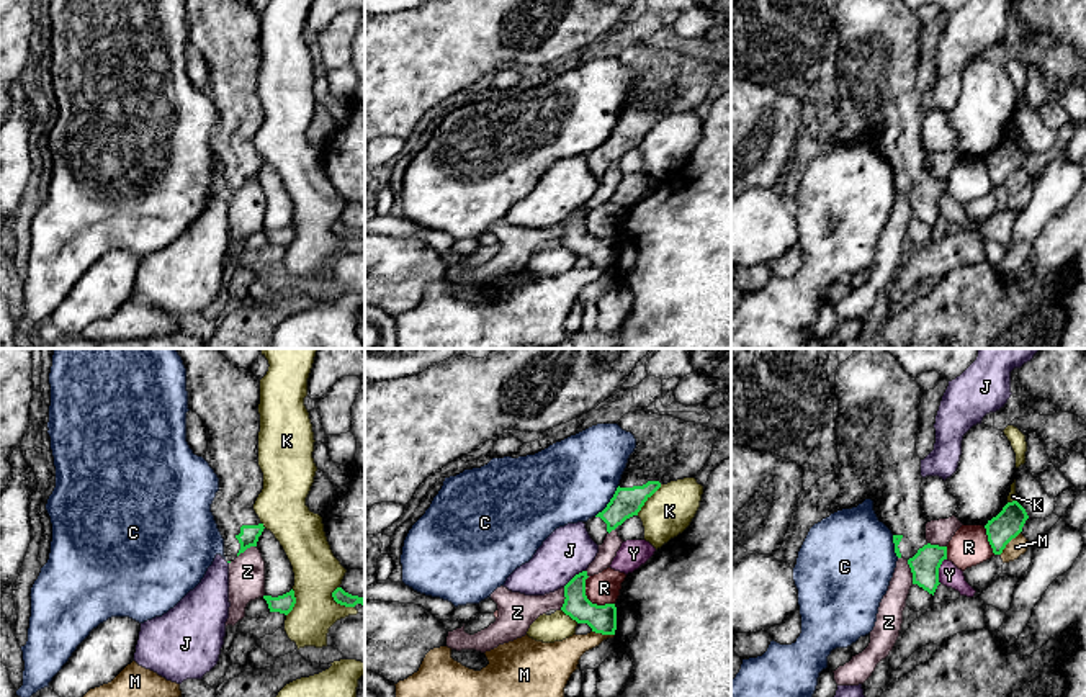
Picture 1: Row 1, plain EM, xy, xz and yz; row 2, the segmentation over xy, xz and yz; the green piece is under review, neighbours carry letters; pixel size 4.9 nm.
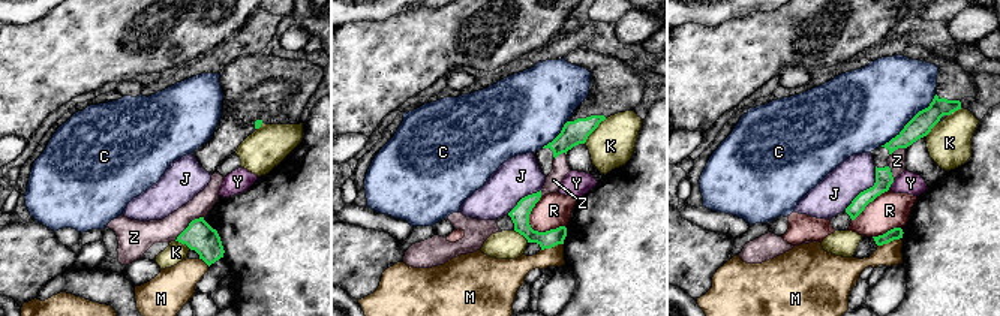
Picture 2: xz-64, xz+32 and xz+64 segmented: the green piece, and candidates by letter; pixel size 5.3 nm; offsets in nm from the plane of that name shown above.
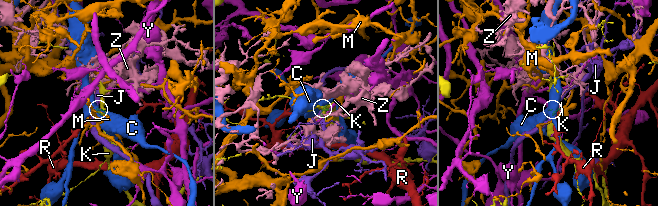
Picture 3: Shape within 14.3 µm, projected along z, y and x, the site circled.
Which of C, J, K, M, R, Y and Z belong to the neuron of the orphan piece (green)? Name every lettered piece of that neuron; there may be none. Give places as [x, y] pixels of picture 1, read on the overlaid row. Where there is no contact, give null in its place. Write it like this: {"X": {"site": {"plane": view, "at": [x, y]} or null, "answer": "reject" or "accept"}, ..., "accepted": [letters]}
{"C": {"site": {"plane": "xz", "at": [609, 503]}, "answer": "reject"}, "J": {"site": {"plane": "xz", "at": [574, 576]}, "answer": "reject"}, "K": {"site": {"plane": "xz", "at": [646, 499]}, "answer": "reject"}, "M": {"site": {"plane": "yz", "at": [1008, 542]}, "answer": "reject"}, "R": {"site": {"plane": "xz", "at": [591, 602]}, "answer": "reject"}, "Y": {"site": {"plane": "yz", "at": [937, 571]}, "answer": "reject"}, "Z": {"site": {"plane": "yz", "at": [911, 571]}, "answer": "reject"}, "accepted": []}

